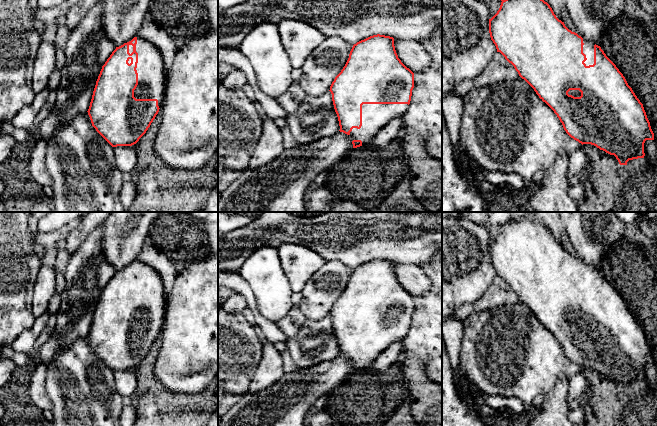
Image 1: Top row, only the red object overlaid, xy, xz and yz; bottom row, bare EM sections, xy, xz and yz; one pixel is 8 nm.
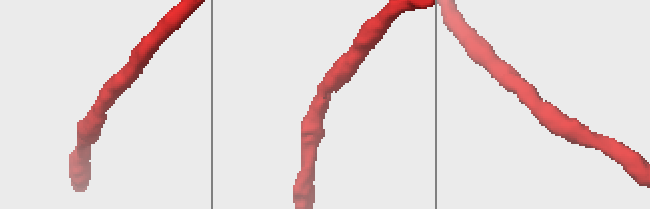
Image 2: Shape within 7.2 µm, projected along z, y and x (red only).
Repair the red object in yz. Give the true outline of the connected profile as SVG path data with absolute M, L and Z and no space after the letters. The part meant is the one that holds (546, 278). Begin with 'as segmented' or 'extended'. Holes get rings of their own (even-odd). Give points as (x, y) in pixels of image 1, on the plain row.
extended; M510 219L501 224L497 237L489 243L491 264L505 283L557 339L566 357L583 368L591 368L614 379L620 389L629 384L644 382L644 367L654 364L654 357L643 328L625 301L606 280L600 270L569 254L554 238L550 229L538 220Z

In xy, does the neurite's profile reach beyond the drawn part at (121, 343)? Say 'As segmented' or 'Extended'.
Extended

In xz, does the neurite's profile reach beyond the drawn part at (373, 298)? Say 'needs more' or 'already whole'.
needs more

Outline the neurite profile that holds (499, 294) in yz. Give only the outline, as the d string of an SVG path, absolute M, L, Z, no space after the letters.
M496 276L490 287L473 307L474 311L483 312L509 304L516 304L519 301L514 290L500 276Z

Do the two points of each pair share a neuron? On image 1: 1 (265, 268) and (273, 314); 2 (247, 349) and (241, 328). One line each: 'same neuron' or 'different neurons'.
1: same neuron
2: same neuron

